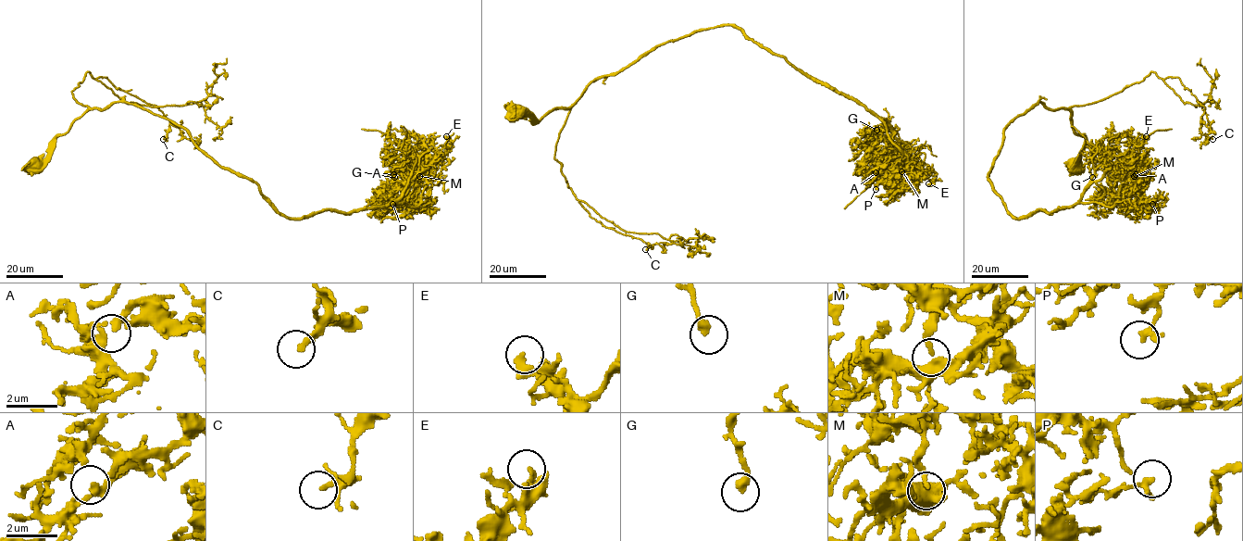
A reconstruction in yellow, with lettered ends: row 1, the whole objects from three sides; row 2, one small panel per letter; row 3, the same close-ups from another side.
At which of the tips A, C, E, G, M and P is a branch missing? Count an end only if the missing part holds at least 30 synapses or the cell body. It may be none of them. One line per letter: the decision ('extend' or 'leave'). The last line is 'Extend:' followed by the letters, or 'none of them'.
A: leave
C: leave
E: leave
G: extend
M: leave
P: leave
Extend: G

